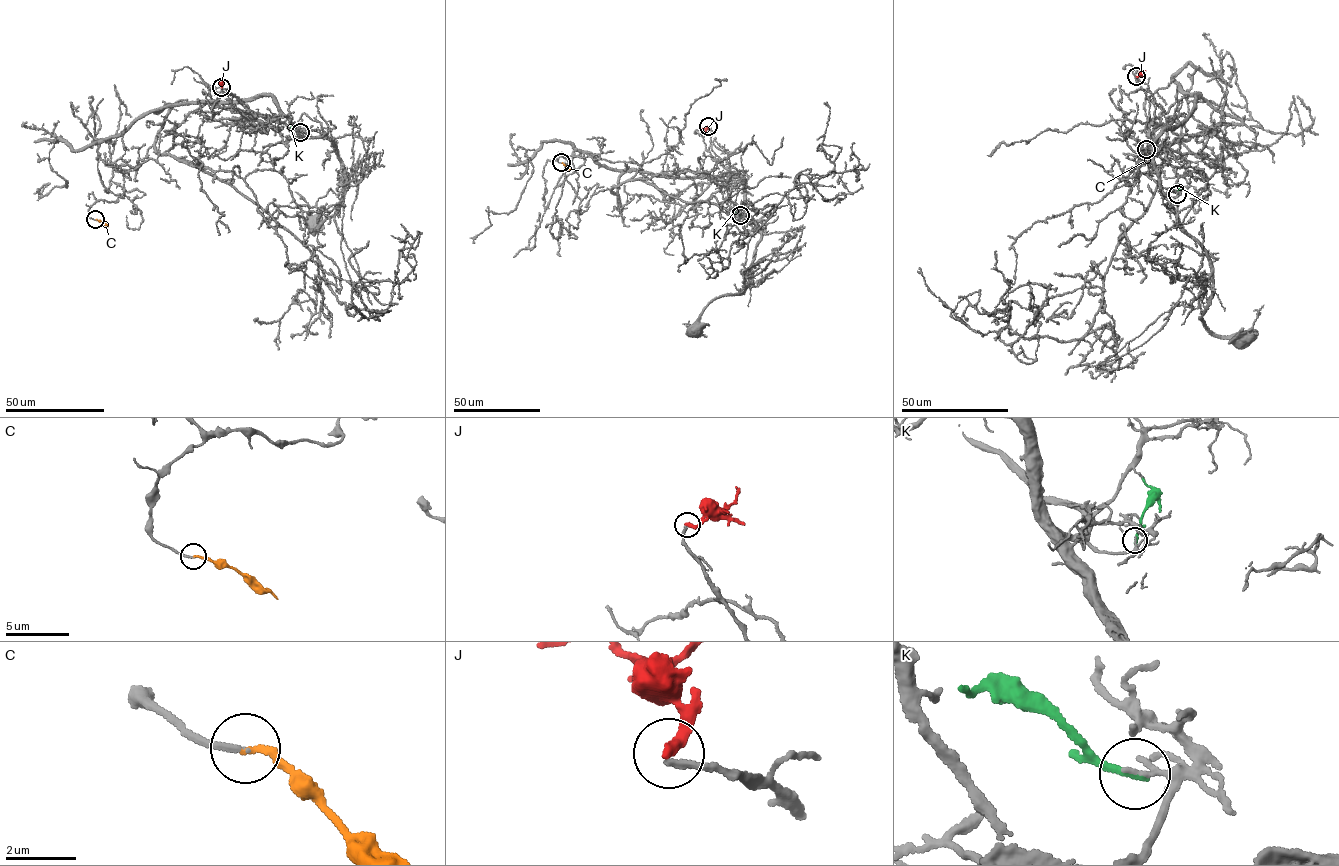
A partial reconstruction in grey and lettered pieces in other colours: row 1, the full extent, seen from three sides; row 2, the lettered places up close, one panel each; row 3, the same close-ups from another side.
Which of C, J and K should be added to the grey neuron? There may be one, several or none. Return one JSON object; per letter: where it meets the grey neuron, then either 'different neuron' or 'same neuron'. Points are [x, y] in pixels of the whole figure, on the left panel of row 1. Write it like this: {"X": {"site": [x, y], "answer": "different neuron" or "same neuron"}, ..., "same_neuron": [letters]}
{"C": {"site": [95, 219], "answer": "same neuron"}, "J": {"site": [221, 87], "answer": "different neuron"}, "K": {"site": [300, 132], "answer": "different neuron"}, "same_neuron": ["C"]}

